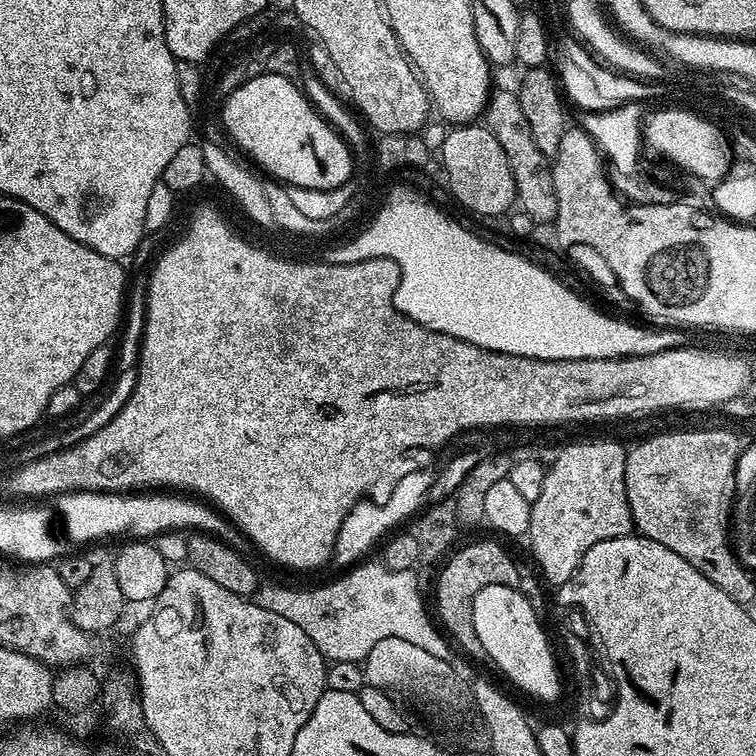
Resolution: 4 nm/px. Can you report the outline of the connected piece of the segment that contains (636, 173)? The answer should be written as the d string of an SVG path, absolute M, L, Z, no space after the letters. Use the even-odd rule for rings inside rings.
M639 103L619 105L612 109L602 109L600 112L581 111L578 120L588 137L596 143L601 156L606 161L608 179L613 188L633 204L653 204L662 206L673 203L674 196L668 188L663 188L656 180L651 180L640 169L640 146L642 147L642 121L645 119L645 109Z

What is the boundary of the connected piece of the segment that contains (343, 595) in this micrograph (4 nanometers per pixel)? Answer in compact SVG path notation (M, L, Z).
M380 562L366 563L357 563L343 573L345 576L341 580L325 588L304 588L295 592L292 588L261 587L254 599L258 606L274 610L274 614L282 614L282 618L290 618L290 622L302 626L302 630L306 630L306 638L318 646L328 662L359 661L366 651L364 636L406 638L406 642L414 642L414 646L422 646L422 650L430 650L430 654L447 657L449 641L434 623L430 612L428 617L424 609L420 584L415 576L417 573L412 570L395 572Z

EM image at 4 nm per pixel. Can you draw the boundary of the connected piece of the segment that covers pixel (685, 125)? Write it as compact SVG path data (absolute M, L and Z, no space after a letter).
M660 110L647 119L644 140L660 154L698 178L717 182L729 172L733 152L729 138L720 126L691 110Z

